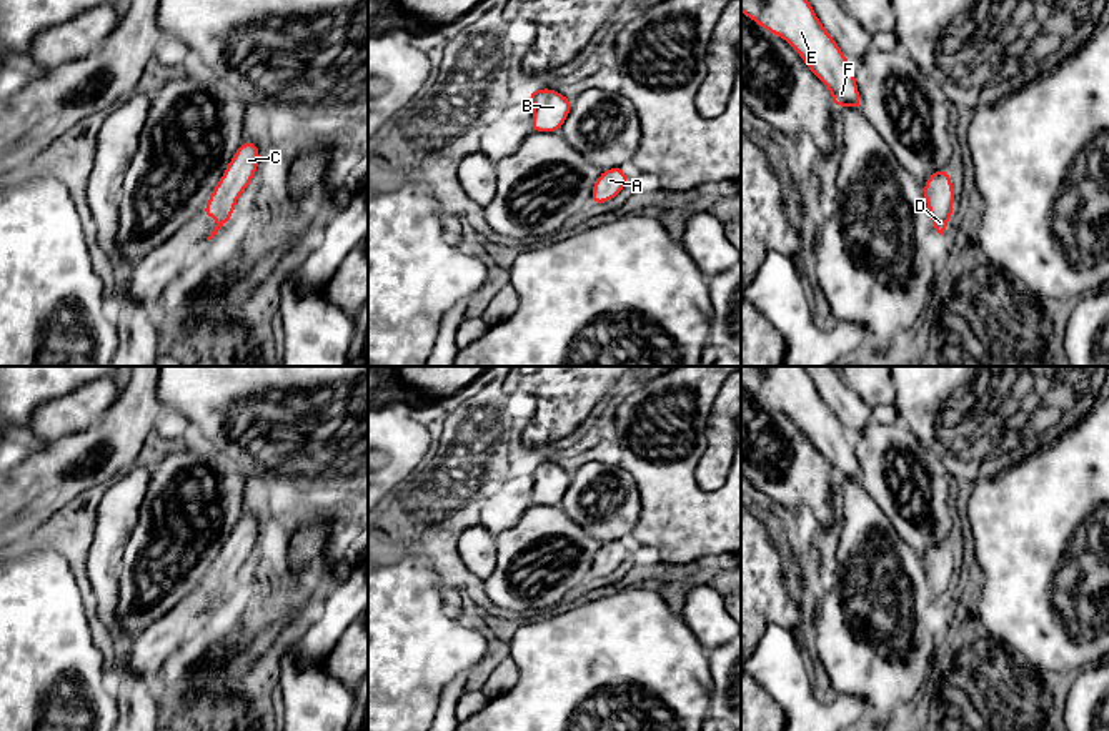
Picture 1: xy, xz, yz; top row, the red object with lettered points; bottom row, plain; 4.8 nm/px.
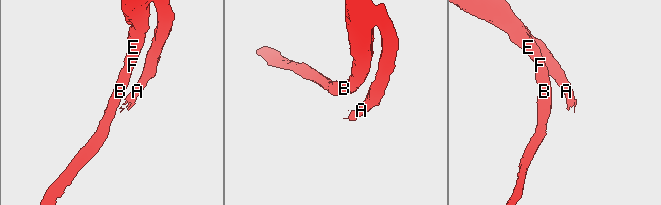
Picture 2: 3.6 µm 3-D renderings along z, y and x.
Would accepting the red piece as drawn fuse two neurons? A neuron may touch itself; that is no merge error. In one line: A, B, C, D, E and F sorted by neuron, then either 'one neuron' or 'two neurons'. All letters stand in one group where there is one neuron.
A B C D E F; one neuron

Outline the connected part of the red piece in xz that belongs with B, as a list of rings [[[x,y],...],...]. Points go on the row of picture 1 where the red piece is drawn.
[[[553,88],[528,92],[533,102],[533,132],[558,132],[571,112],[571,100]]]

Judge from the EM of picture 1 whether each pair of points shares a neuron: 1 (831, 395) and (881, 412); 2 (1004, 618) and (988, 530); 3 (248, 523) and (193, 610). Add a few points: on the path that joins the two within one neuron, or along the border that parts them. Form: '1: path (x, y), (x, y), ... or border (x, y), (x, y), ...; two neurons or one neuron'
1: border (891, 403), (873, 407), (871, 418); two neurons
2: path (1004, 596), (1004, 551); one neuron
3: path (227, 545), (193, 578), (193, 588); one neuron

